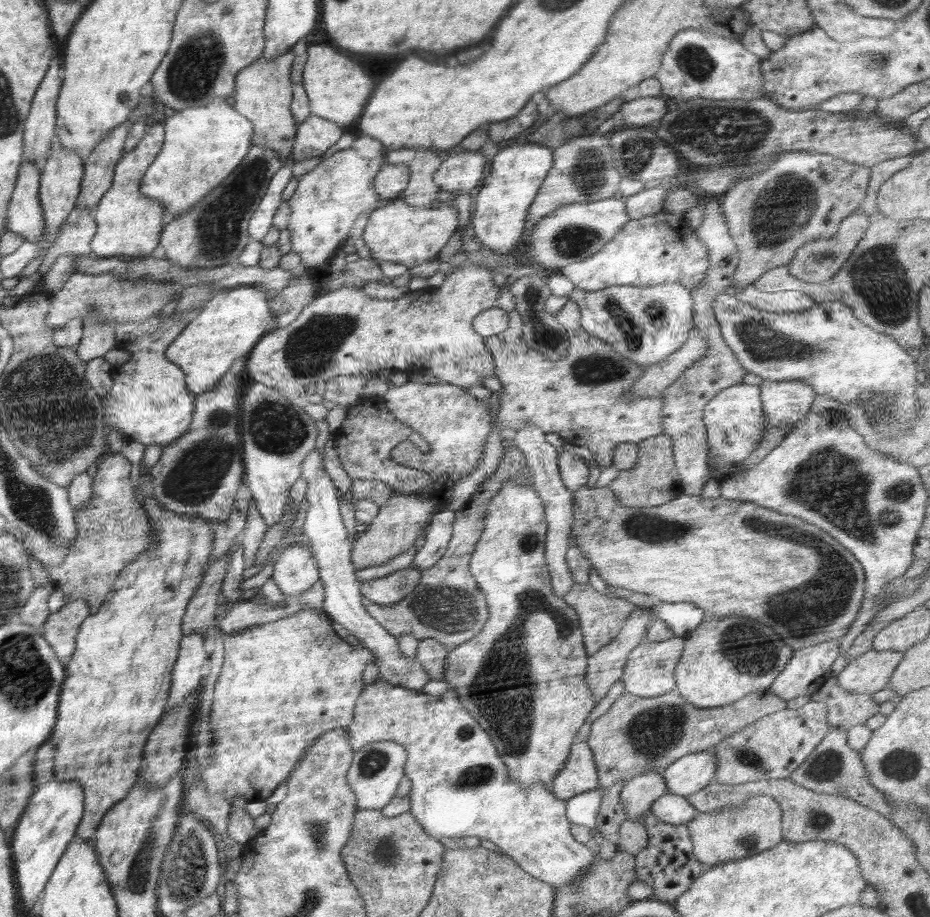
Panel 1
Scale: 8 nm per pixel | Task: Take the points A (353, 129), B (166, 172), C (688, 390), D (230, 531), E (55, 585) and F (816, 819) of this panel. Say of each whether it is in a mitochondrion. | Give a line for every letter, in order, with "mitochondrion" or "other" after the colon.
A: other
B: other
C: mitochondrion
D: other
E: other
F: mitochondrion

